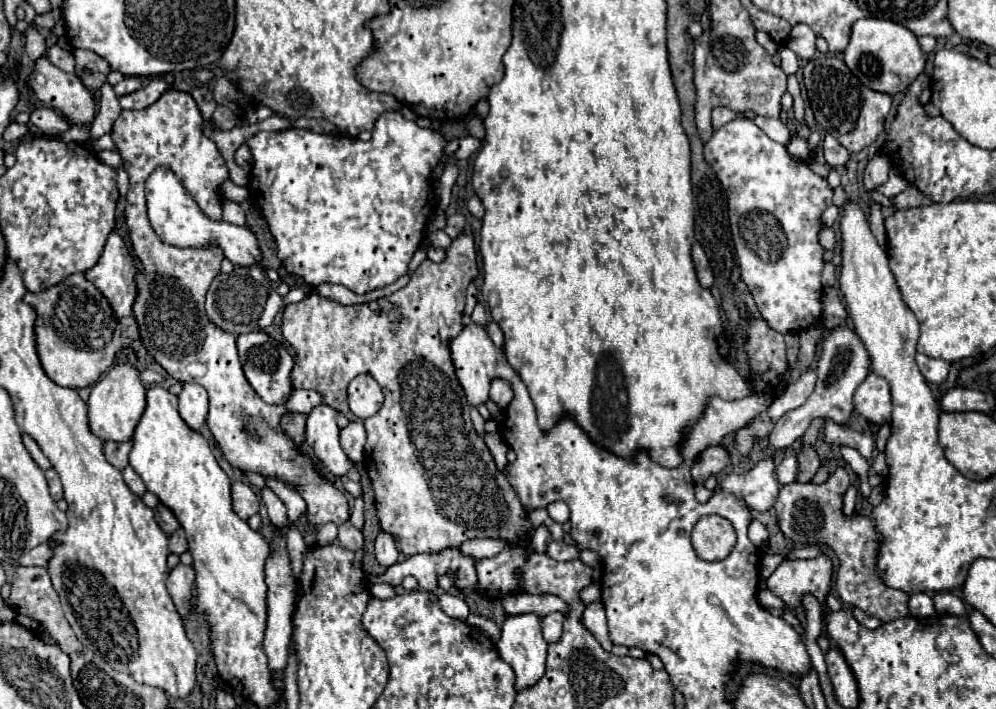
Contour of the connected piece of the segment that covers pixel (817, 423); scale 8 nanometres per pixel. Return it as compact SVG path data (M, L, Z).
M816 418L810 426L808 426L808 430L804 432L804 436L802 436L802 442L800 442L800 448L796 450L796 458L798 458L798 482L810 482L812 480L812 476L816 474L816 470L818 470L818 466L820 466L820 458L818 458L818 454L816 454L816 450L814 450L814 442L816 442L816 436L812 436L812 434L818 434L820 432L820 428L822 428L822 418Z

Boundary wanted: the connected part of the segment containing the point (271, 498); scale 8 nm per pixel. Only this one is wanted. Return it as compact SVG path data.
M262 488L262 490L260 490L260 496L262 496L262 502L264 502L266 508L268 508L268 516L270 516L270 520L272 520L276 526L280 526L280 528L288 526L286 506L282 504L282 500L280 500L270 488Z

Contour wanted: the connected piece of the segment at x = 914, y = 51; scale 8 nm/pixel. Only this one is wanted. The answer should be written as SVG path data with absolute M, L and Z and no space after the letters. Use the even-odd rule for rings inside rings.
M862 18L852 24L850 42L844 50L844 64L864 86L876 92L896 94L908 88L914 82L914 78L924 70L926 58L918 46L916 36L902 24L878 18Z

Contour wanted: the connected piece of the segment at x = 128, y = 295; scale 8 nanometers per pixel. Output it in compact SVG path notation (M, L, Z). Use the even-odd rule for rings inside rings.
M112 232L98 264L86 272L86 280L106 296L116 316L130 316L132 302L136 298L136 272L134 258L130 256L124 240L118 232Z

